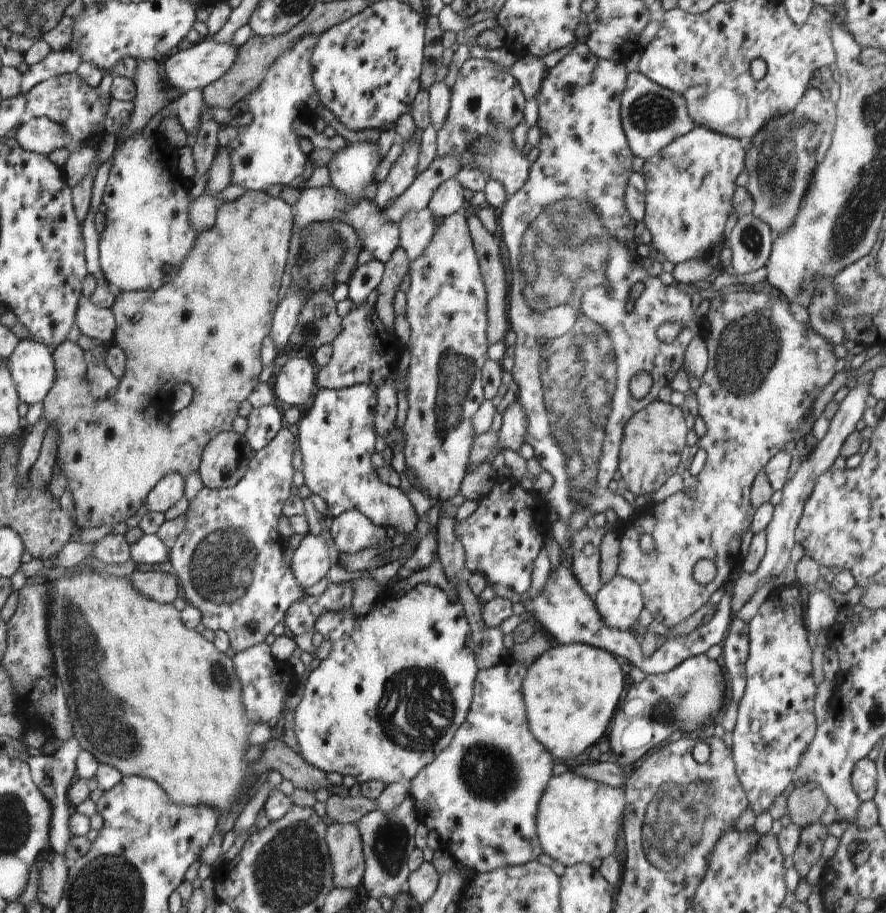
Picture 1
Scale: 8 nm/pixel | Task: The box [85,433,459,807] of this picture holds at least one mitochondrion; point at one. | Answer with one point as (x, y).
(416, 704)

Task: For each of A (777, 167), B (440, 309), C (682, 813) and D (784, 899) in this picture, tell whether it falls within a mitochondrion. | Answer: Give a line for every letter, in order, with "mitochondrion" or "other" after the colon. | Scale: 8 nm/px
A: mitochondrion
B: other
C: mitochondrion
D: other

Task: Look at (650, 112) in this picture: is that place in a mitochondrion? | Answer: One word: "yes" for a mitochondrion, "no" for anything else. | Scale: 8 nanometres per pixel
yes

